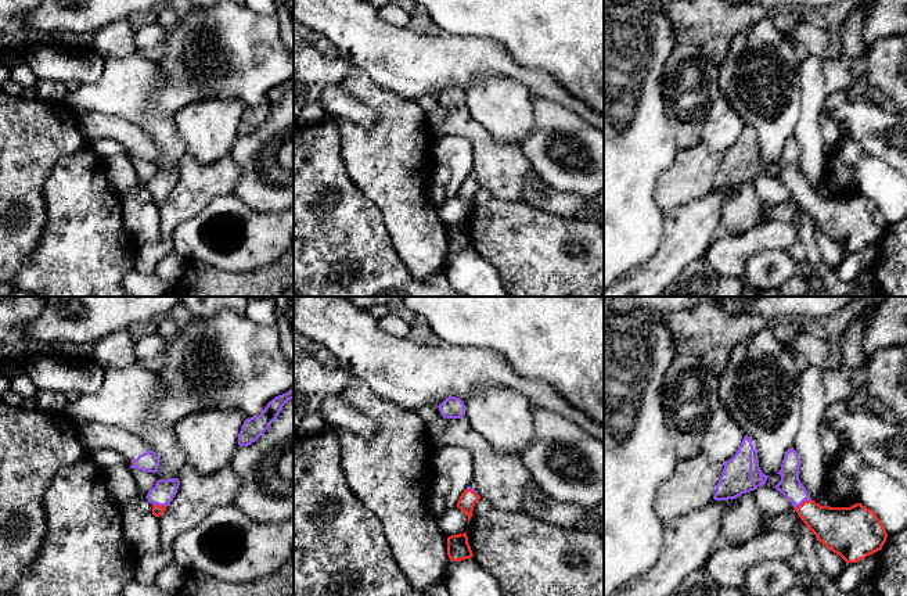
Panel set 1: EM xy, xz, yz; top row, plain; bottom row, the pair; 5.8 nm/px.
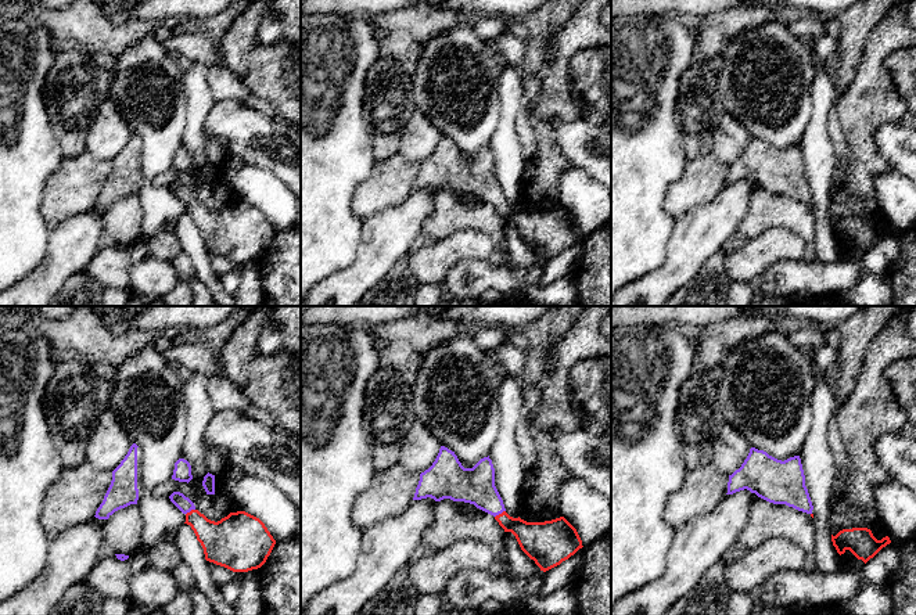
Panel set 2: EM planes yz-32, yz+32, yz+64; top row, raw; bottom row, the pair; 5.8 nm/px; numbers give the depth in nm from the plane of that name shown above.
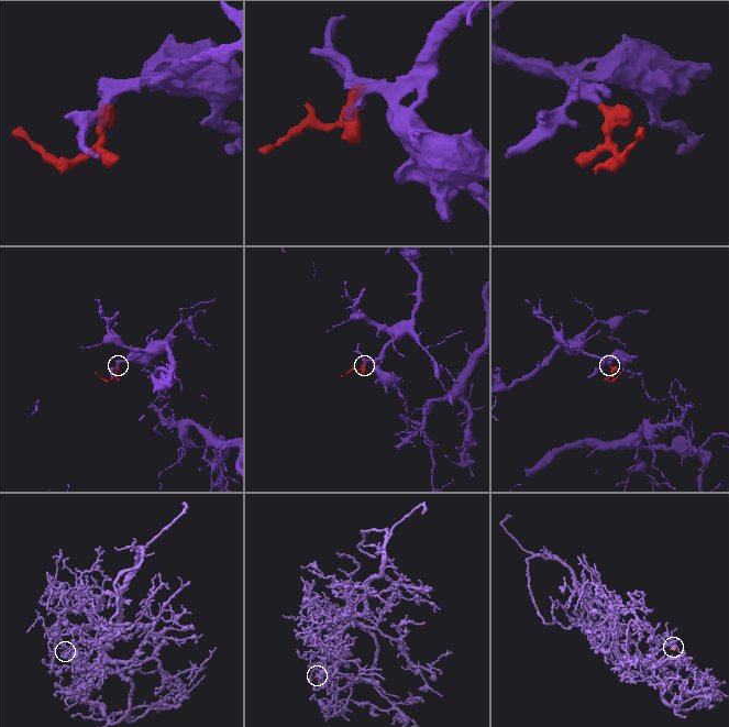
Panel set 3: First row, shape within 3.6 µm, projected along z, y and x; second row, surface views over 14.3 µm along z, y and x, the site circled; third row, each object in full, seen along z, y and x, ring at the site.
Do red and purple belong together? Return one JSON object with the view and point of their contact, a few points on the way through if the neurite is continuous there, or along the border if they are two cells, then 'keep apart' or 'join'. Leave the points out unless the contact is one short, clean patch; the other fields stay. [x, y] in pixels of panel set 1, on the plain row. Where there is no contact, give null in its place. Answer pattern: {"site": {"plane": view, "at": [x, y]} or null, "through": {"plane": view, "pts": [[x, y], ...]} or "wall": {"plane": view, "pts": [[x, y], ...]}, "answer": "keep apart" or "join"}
{"site": {"plane": "yz", "at": [802, 193]}, "through": {"plane": "yz", "pts": [[837, 218], [817, 208], [802, 193], [789, 175]]}, "answer": "join"}

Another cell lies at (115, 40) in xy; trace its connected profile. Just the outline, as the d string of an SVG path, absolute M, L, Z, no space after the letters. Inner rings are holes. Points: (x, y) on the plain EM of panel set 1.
M129 19L112 22L94 35L93 53L102 60L127 57L134 51L137 46Z

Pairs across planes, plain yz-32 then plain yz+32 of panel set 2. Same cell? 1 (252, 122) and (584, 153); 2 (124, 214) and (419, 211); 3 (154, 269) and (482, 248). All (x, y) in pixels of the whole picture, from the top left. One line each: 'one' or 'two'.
1: one
2: two
3: two

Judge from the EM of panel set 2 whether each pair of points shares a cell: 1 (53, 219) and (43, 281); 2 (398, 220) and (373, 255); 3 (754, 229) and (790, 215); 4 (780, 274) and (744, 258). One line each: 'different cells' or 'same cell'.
1: different cells
2: same cell
3: same cell
4: different cells

